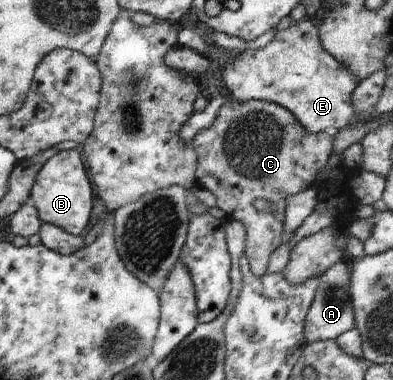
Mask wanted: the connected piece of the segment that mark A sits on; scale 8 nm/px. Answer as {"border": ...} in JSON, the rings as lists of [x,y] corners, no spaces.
{"border":[[[342,259],[332,267],[329,267],[320,277],[315,300],[311,303],[304,324],[304,335],[308,344],[322,340],[335,340],[343,333],[355,328],[352,304],[348,295],[350,276],[346,265],[347,260]]]}

